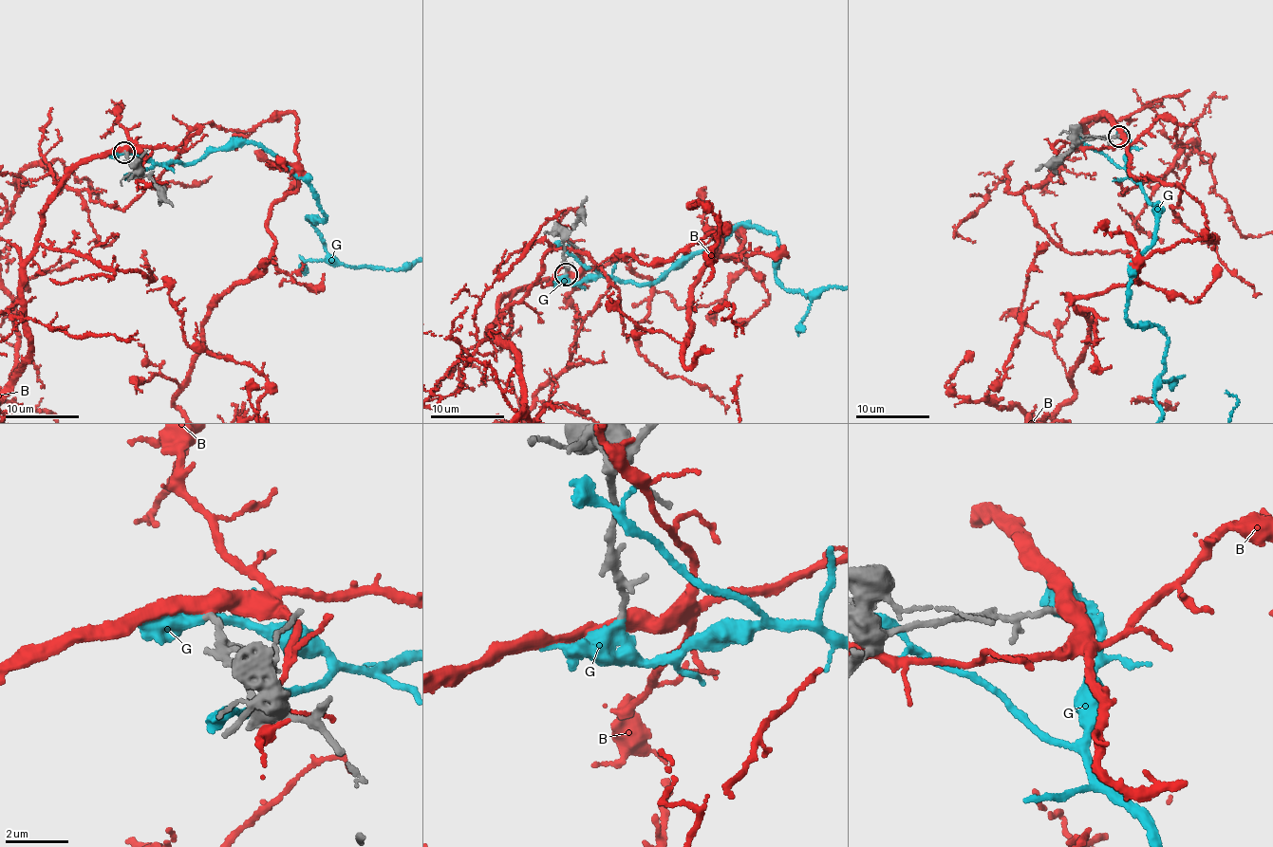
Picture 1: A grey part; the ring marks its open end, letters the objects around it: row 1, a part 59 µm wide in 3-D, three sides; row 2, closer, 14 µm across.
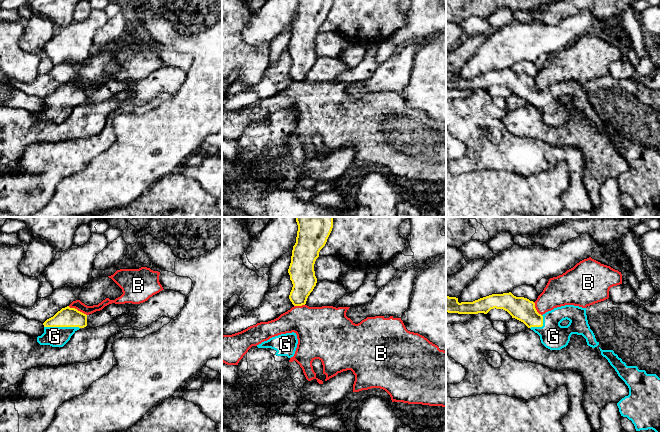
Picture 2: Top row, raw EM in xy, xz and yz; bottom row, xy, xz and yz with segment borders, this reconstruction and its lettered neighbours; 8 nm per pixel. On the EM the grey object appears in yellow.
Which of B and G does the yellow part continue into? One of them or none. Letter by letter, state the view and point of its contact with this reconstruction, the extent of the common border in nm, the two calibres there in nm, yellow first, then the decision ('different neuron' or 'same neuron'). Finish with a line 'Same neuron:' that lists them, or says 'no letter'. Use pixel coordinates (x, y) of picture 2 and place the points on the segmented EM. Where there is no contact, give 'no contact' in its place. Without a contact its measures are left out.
B: contact xy (76, 309); length 170 nm; calibres 160 and 70 nm; different neuron
G: contact xy (62, 326); length 280 nm; calibres 160 and 160 nm; same neuron
Same neuron: G

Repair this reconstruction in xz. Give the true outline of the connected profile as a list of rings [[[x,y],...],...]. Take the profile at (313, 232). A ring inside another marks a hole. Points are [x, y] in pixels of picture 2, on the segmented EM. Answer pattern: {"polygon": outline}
{"polygon": [[[296,217],[298,225],[288,269],[293,287],[289,299],[294,306],[306,304],[317,283],[314,264],[333,228],[333,217]]]}

